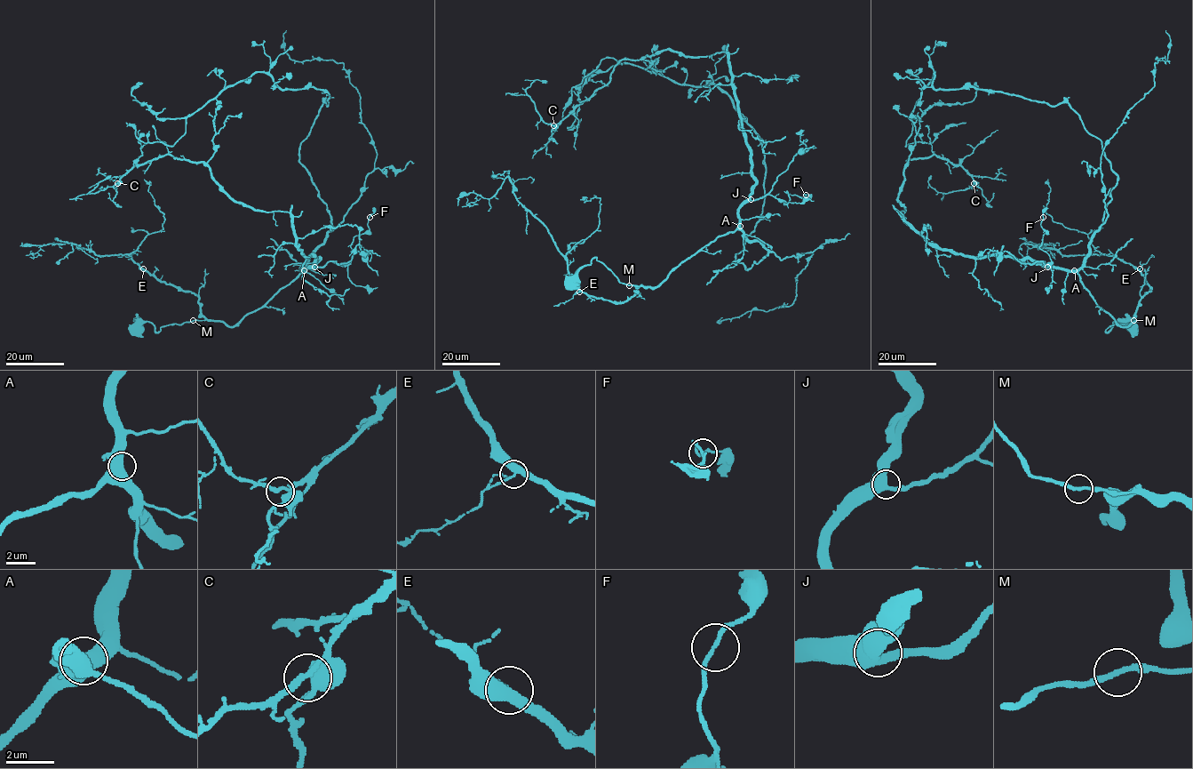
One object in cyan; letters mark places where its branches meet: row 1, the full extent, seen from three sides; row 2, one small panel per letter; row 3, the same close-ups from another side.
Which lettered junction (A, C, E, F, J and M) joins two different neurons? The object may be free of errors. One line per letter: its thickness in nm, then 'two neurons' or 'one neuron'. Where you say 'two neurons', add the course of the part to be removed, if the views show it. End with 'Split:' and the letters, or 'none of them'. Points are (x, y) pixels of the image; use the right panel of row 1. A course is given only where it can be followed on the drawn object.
A: calibre 550 nm; one neuron
C: calibre 240 nm; one neuron
E: calibre 320 nm; one neuron
F: calibre 150 nm; one neuron
J: calibre 550 nm; one neuron
M: calibre 220 nm; one neuron
Split: none of them

